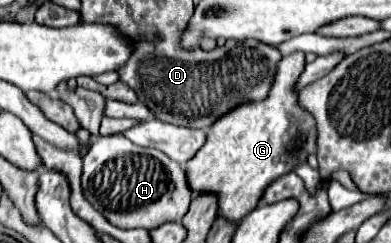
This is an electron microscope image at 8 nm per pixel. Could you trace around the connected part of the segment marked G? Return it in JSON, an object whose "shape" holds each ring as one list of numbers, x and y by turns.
{"shape":[[291,52,289,56,283,56,277,64,277,72,273,76,271,90,267,98,255,100,255,102,243,102,235,108,231,108,227,114,219,116,209,128,207,128,207,140,201,146,201,150,189,160,187,164,187,176,189,186,193,192,217,192,219,196,219,216,229,218,231,222,239,222,243,216,247,216,263,198,263,192,271,182,277,178,293,172,299,164,307,162,309,154,317,152,317,122,315,118,299,104,299,90,297,80,301,72,305,70,305,54,303,52]]}

